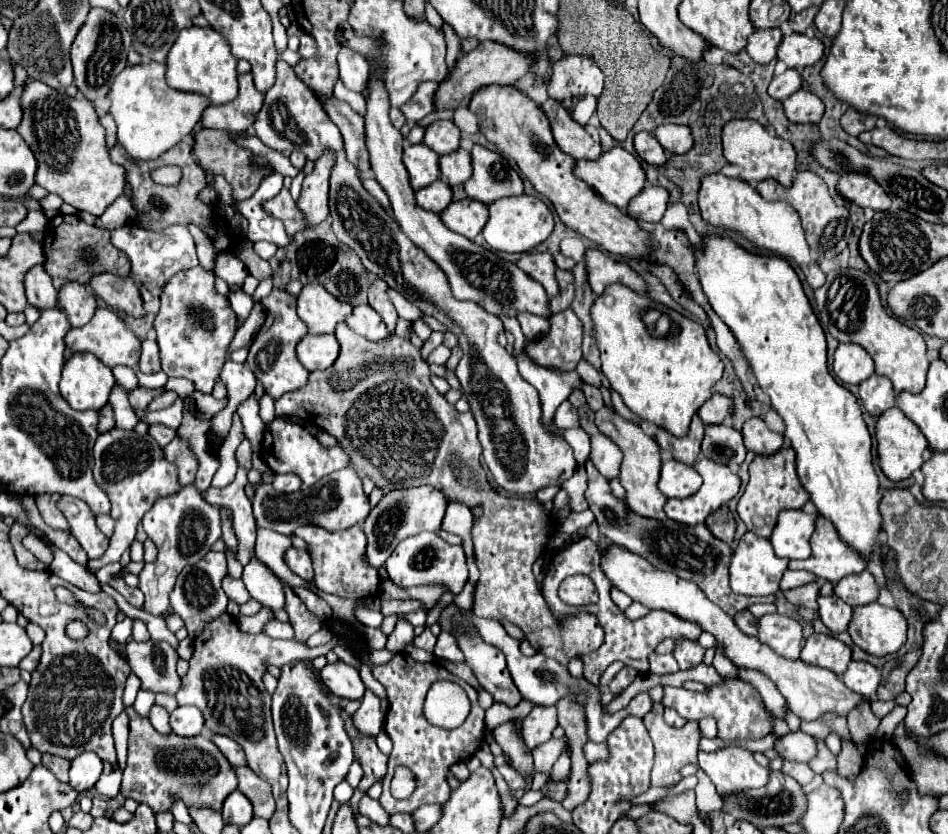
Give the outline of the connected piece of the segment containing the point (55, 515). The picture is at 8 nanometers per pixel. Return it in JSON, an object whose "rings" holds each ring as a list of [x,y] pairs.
{"rings":[[[38,494],[38,496],[34,496],[34,500],[36,500],[40,516],[44,518],[44,522],[48,526],[58,528],[58,530],[68,530],[68,522],[64,520],[64,516],[58,508],[60,494]]]}

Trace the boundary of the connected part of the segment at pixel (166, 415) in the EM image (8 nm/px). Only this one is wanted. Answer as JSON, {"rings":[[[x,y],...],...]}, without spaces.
{"rings":[[[180,396],[170,408],[164,408],[164,410],[158,410],[158,412],[152,412],[152,414],[146,414],[146,422],[152,424],[152,422],[162,422],[170,428],[178,428],[180,422],[182,422],[182,408],[184,408],[184,402],[186,402],[186,396]]]}

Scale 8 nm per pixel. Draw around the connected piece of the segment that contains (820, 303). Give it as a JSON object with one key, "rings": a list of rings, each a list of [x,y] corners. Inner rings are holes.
{"rings":[[[842,268],[832,270],[826,276],[824,286],[814,290],[816,298],[816,310],[822,328],[838,340],[838,342],[854,342],[860,344],[874,360],[876,374],[886,376],[894,392],[912,392],[920,394],[926,384],[926,372],[930,366],[930,360],[926,356],[926,342],[920,332],[902,326],[898,318],[892,318],[880,304],[878,288],[874,280],[860,270]]]}

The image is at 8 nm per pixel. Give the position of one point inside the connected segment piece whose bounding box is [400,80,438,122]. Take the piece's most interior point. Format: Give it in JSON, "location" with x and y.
{"location":[420,104]}

